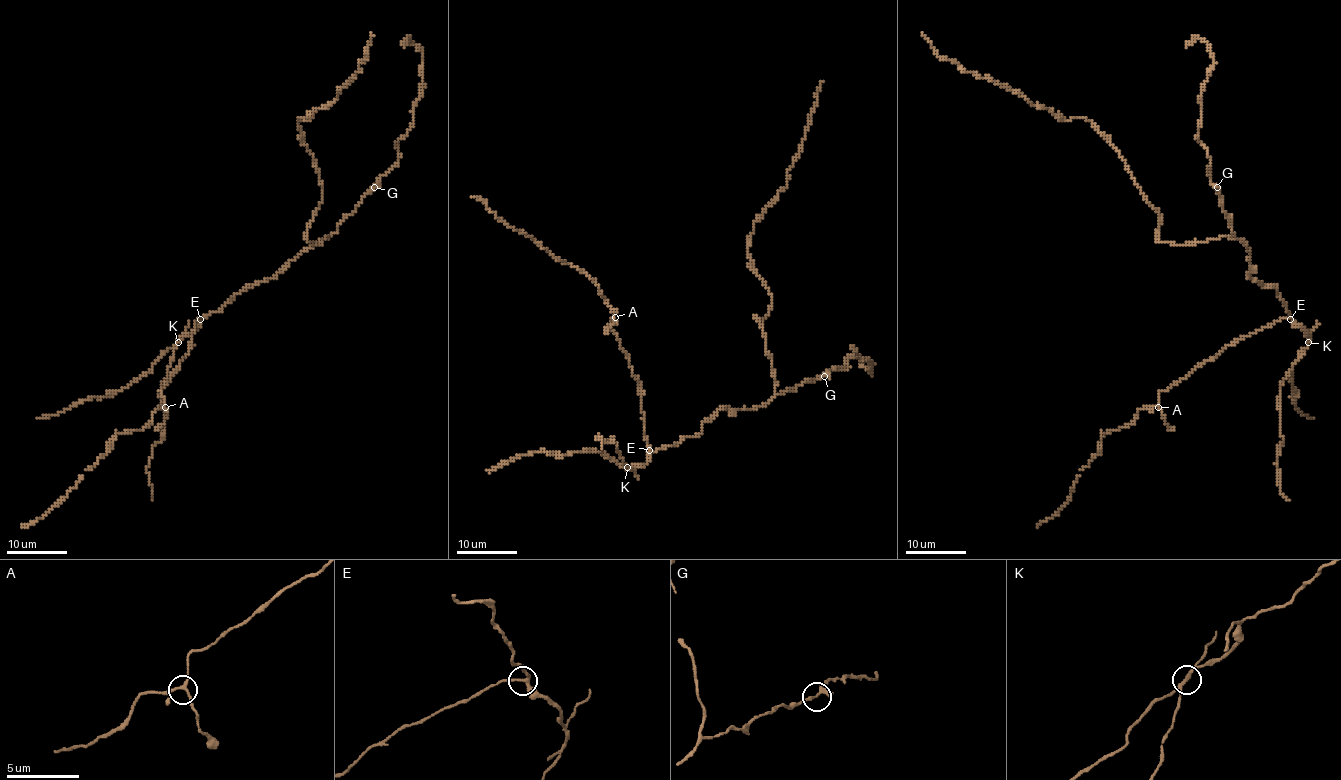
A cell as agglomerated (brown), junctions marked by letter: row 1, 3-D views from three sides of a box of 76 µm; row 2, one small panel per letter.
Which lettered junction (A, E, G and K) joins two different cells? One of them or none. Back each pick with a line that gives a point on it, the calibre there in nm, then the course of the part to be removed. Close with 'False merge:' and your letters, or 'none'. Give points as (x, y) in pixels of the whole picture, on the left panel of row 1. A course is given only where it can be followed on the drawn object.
K: (178, 342) | 200 nm | (177, 343), (161, 388), (161, 405), (165, 414), (162, 439), (151, 449), (153, 457), (148, 466), (153, 501)
False merge: K

